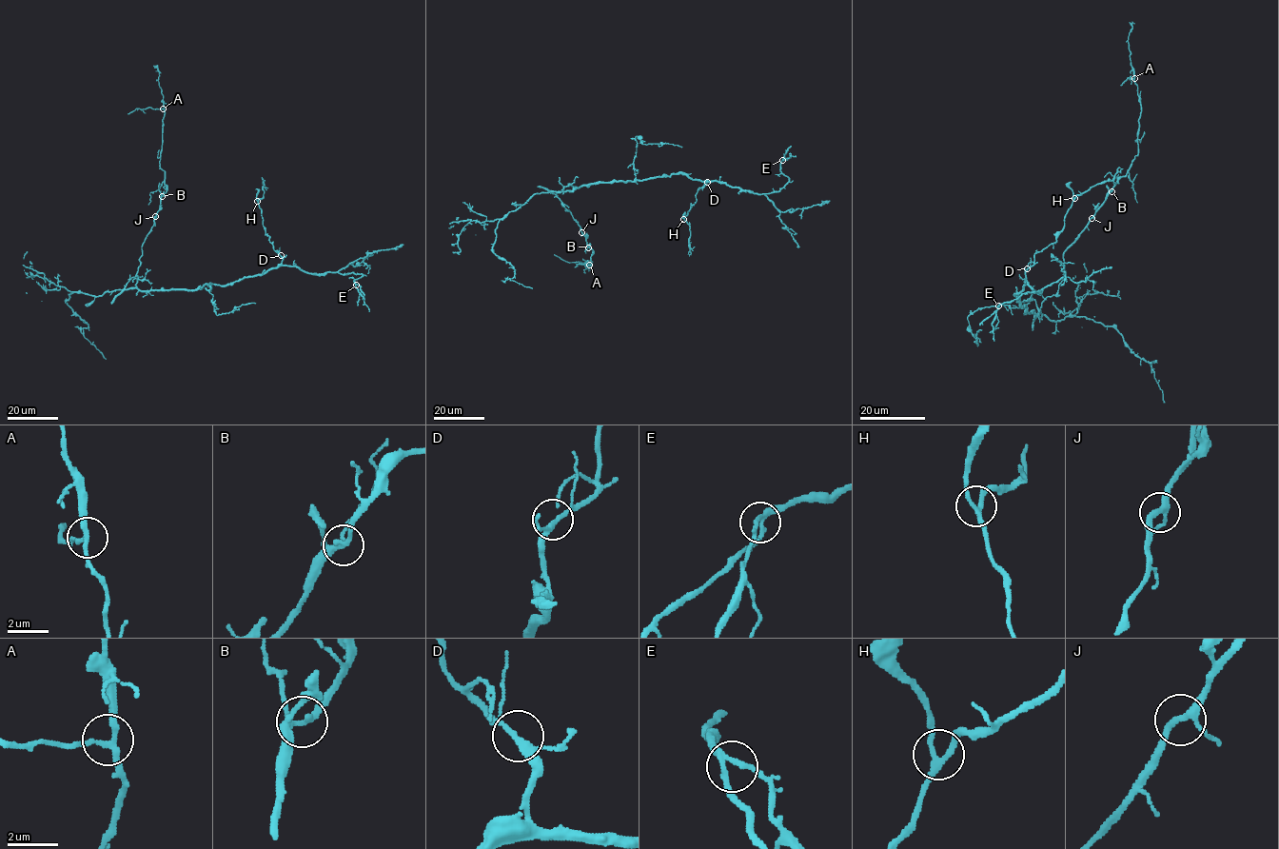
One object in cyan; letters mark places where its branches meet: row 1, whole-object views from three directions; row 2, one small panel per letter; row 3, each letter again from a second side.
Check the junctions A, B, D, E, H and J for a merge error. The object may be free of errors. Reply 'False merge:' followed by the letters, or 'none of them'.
False merge: none of them

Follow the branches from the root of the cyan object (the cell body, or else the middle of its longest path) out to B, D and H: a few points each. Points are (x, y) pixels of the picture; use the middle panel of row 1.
B: (574, 190), (551, 191), (578, 223), (589, 247)
D: (574, 190), (591, 184), (678, 173), (707, 182)
H: (574, 190), (591, 184), (678, 173), (708, 181), (698, 188), (697, 202), (683, 219)

